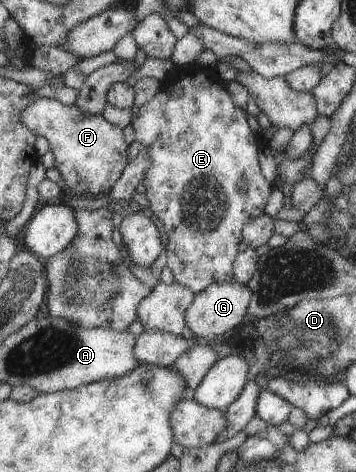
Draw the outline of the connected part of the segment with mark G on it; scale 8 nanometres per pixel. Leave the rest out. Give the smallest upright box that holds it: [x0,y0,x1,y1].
[185,282,252,343]

